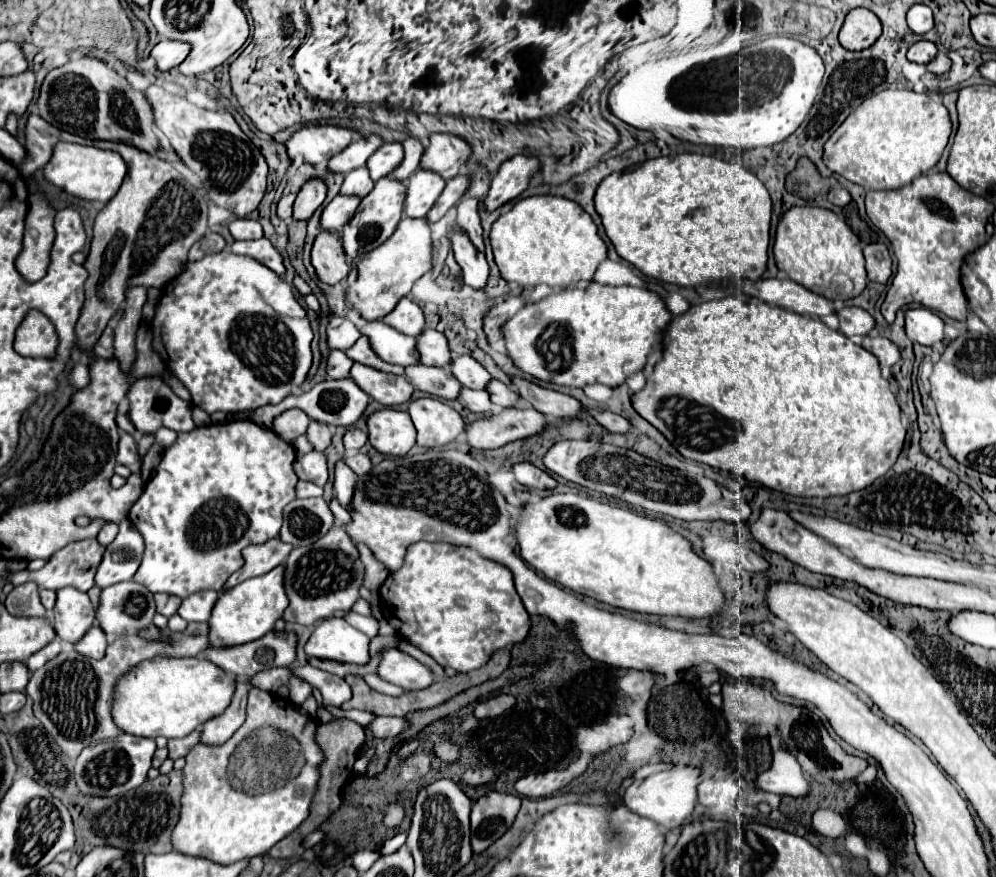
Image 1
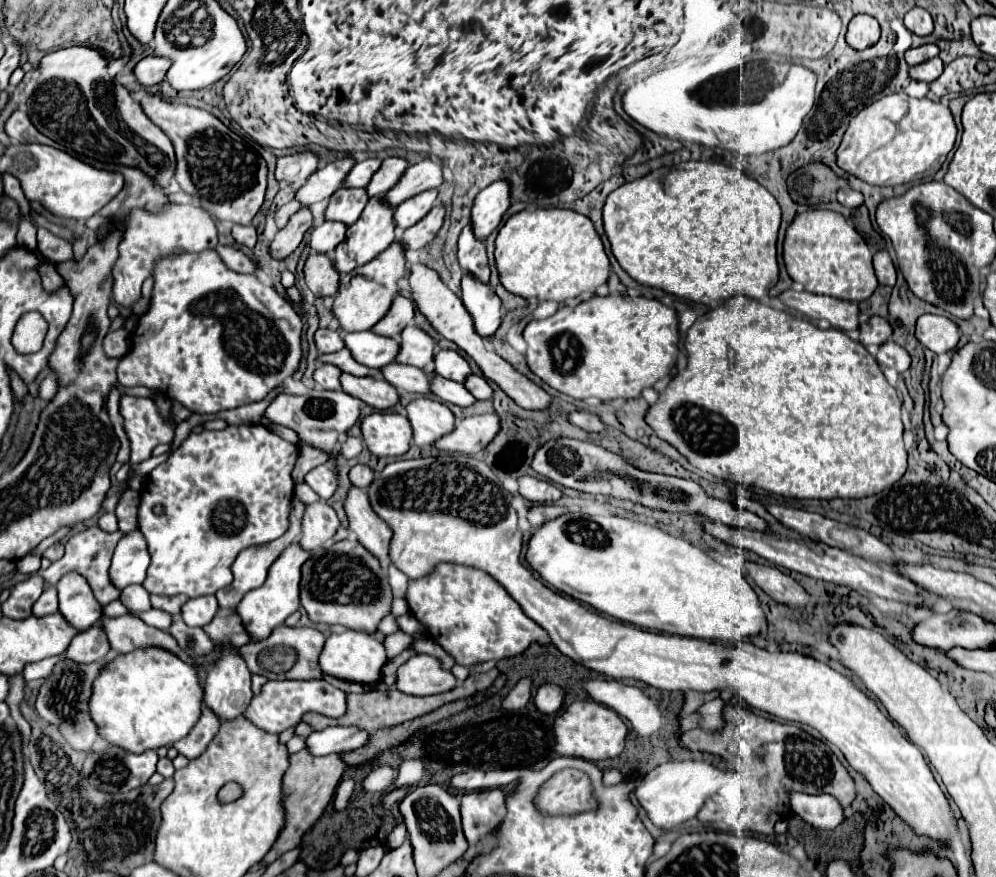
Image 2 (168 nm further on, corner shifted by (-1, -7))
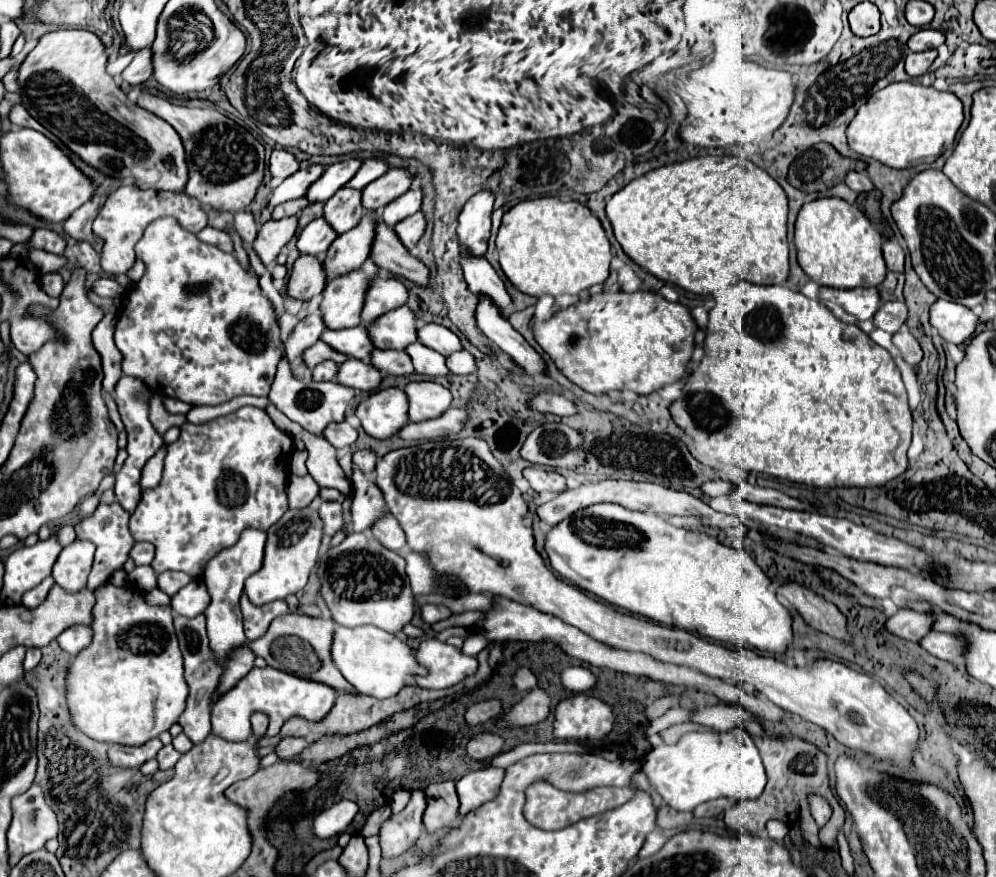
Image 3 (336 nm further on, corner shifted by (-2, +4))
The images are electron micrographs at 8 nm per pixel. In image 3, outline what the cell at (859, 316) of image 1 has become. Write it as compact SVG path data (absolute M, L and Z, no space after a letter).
M891 301L891 303L883 303L877 311L877 315L873 317L875 325L881 327L887 333L897 333L905 321L907 321L907 305L903 301Z

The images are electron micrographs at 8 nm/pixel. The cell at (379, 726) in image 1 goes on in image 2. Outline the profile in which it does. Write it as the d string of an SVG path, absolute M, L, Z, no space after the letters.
M330 726L318 732L312 732L306 738L306 746L314 756L326 756L334 752L350 752L368 744L370 732L360 730L358 726Z

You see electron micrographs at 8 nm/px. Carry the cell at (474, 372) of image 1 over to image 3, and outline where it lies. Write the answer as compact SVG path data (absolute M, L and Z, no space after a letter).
M425 323L423 327L419 327L417 329L417 339L423 345L435 349L437 353L441 353L445 357L463 349L459 337L451 329L447 329L445 325L439 325L439 323Z

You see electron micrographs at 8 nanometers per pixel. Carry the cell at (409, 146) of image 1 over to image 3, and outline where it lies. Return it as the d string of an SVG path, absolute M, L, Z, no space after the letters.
M367 159L367 161L363 161L363 165L355 173L355 177L349 183L345 183L345 187L351 187L351 189L359 189L361 191L365 185L369 185L377 177L381 177L387 169L389 167L381 159Z

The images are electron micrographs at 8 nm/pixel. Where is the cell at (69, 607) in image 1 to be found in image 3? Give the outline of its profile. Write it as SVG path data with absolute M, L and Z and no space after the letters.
M75 539L59 553L53 565L53 579L67 591L81 591L93 565L95 547L89 541Z

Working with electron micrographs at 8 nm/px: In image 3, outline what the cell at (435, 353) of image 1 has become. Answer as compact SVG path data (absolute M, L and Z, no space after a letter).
M403 305L373 321L369 325L369 339L377 349L405 349L417 341L417 327L413 311Z

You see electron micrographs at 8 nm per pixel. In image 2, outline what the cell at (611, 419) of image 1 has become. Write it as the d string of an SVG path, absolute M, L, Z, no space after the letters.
M580 410L580 412L572 412L570 414L570 422L580 426L586 432L604 432L606 424L600 420L600 416L588 412L588 410Z

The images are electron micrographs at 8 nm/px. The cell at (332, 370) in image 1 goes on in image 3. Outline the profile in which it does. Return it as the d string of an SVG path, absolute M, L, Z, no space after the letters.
M323 361L313 369L313 379L315 381L333 381L337 371L339 371L339 367L335 361Z

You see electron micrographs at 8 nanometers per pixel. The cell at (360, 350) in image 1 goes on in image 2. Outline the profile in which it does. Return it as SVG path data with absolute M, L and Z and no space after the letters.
M346 348L340 350L340 352L334 352L334 354L320 354L318 362L320 364L334 364L342 372L348 372L348 374L354 374L354 376L374 376L374 378L382 378L380 370L374 370L374 368L368 368L368 366L356 362L352 358L352 354L348 354Z

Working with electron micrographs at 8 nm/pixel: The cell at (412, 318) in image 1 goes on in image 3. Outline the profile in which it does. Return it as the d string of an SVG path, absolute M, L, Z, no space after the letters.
M373 277L369 291L365 293L365 307L361 311L361 325L369 325L379 315L397 309L407 303L407 289L399 279Z

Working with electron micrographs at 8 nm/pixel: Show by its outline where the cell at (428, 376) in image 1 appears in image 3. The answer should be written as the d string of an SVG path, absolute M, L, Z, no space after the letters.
M373 349L371 365L375 365L375 369L387 375L411 375L413 373L409 355L397 349Z

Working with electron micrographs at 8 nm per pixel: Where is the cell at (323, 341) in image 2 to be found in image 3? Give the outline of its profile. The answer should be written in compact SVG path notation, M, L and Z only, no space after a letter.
M313 311L305 319L301 319L285 341L285 351L287 351L289 361L293 361L297 355L301 355L301 351L305 351L305 347L311 347L319 339L323 329L325 329L325 323L323 323L319 311Z

